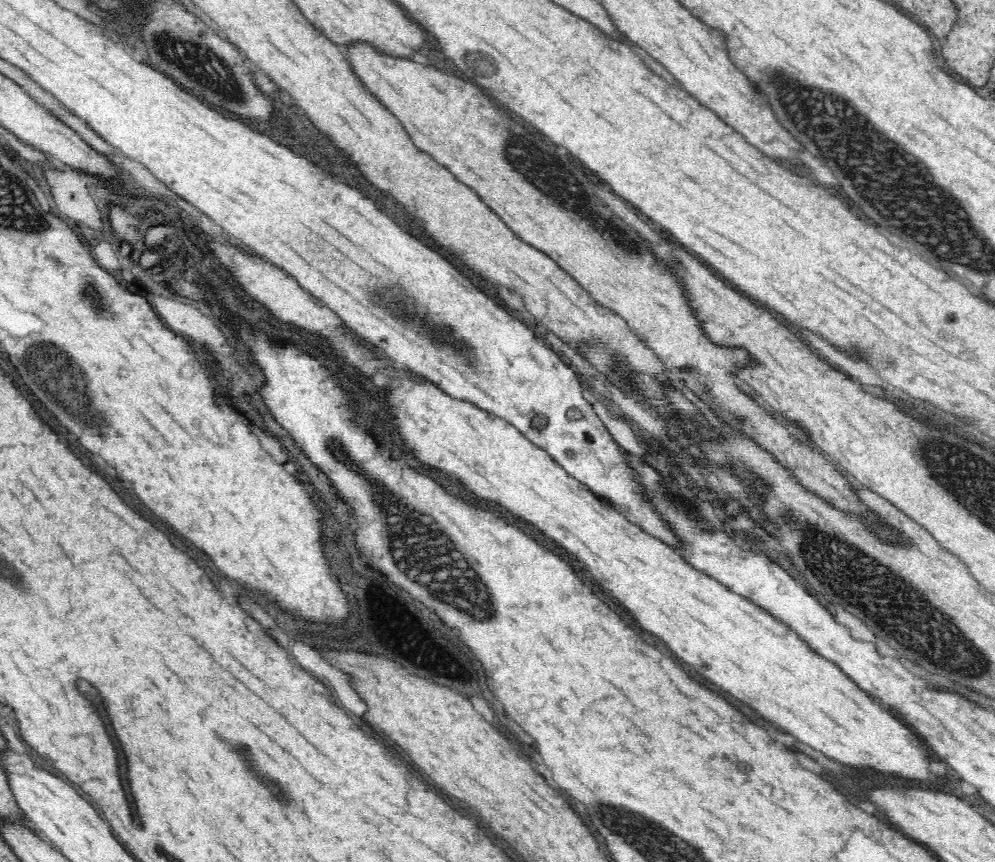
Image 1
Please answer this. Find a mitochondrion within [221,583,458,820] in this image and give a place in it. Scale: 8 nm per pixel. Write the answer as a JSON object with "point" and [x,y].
{"point":[242,757]}

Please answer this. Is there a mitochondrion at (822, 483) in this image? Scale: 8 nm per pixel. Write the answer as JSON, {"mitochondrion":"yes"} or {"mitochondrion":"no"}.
{"mitochondrion":"yes"}

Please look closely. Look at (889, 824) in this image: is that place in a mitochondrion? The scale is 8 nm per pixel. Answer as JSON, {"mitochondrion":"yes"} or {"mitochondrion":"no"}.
{"mitochondrion":"no"}

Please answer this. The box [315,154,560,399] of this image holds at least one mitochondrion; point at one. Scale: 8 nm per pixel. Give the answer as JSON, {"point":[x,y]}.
{"point":[442,336]}

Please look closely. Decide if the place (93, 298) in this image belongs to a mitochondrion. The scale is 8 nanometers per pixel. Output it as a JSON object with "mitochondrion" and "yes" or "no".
{"mitochondrion":"yes"}

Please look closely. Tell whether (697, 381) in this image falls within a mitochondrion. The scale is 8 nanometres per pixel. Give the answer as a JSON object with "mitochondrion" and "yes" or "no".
{"mitochondrion":"yes"}

